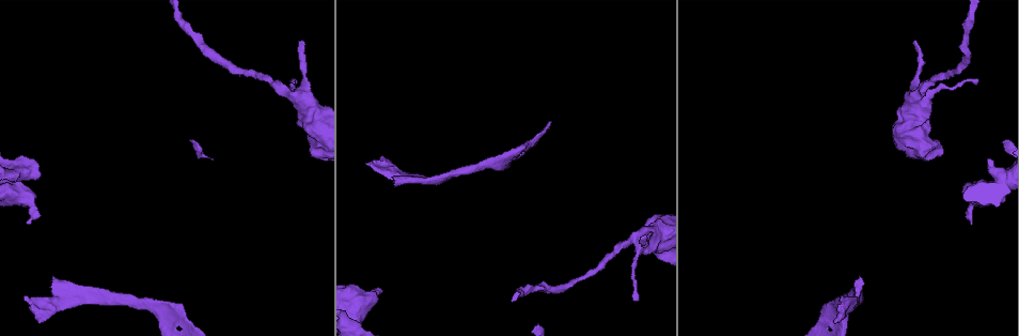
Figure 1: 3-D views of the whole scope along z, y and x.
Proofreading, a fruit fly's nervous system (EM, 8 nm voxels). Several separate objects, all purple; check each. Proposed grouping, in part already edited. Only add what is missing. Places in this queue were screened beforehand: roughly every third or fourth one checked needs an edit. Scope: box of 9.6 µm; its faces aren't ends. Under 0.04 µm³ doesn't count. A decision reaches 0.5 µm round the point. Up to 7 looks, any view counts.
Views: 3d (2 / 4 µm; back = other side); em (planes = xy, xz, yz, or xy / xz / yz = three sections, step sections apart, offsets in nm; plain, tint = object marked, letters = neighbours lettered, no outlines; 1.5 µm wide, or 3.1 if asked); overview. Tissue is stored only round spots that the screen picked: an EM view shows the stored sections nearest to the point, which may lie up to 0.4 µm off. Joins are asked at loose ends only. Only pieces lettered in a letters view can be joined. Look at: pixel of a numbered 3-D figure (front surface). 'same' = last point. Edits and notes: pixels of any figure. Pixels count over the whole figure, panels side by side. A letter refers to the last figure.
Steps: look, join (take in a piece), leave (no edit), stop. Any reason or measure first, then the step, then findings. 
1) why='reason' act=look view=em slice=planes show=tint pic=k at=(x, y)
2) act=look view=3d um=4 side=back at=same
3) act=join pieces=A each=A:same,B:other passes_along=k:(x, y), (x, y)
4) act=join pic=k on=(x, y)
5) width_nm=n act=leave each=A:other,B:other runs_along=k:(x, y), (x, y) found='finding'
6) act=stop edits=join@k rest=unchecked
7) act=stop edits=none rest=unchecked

why='free end' act=look view=em slice=planes show=letters pic=1 at=(863, 280)

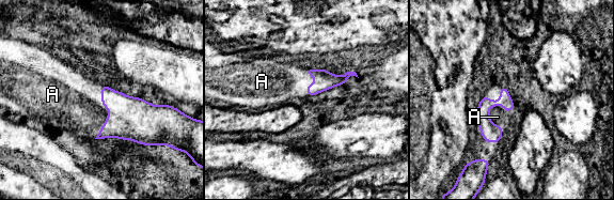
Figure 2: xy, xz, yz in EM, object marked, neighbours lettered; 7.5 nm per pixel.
act=join pieces=A each=A:same passes_along=2:(490, 133), (490, 121), (498, 117) found='the neuron continues'

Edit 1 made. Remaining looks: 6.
why='branch stops here' act=look view=em slice=planes show=letters pic=1 at=(28, 222)

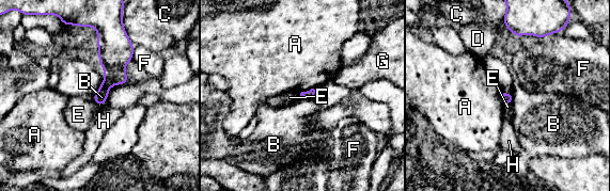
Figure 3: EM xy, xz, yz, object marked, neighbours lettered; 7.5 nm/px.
act=leave each=A:other,B:other,C:other,D:other,E:other,F:other,G:other,H:other border=3:(311, 97), (299, 98) found='none of them fits'

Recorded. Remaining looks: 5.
why='an open end' act=look view=em slice=planes show=tint pic=1 at=(916, 42)

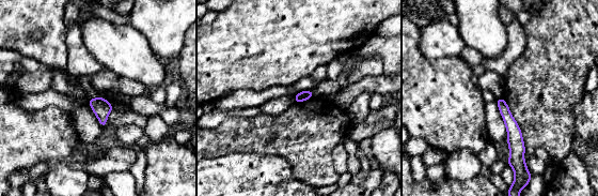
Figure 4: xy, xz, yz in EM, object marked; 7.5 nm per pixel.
act=look view=em slice=planes show=letters at=same

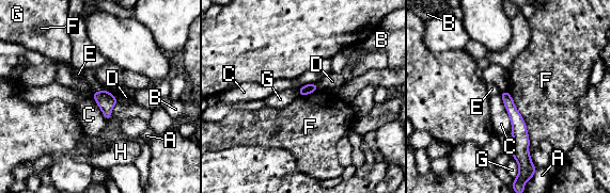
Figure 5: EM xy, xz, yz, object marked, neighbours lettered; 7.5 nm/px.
act=leave each=A:other,B:other,C:other,D:other,E:other,F:other,G:other,H:other runs_along=5:(503, 94), (518, 124), (520, 158) found='no lettered piece goes on from it'

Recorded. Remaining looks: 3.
act=stop edits=join@2 rest=unchecked

